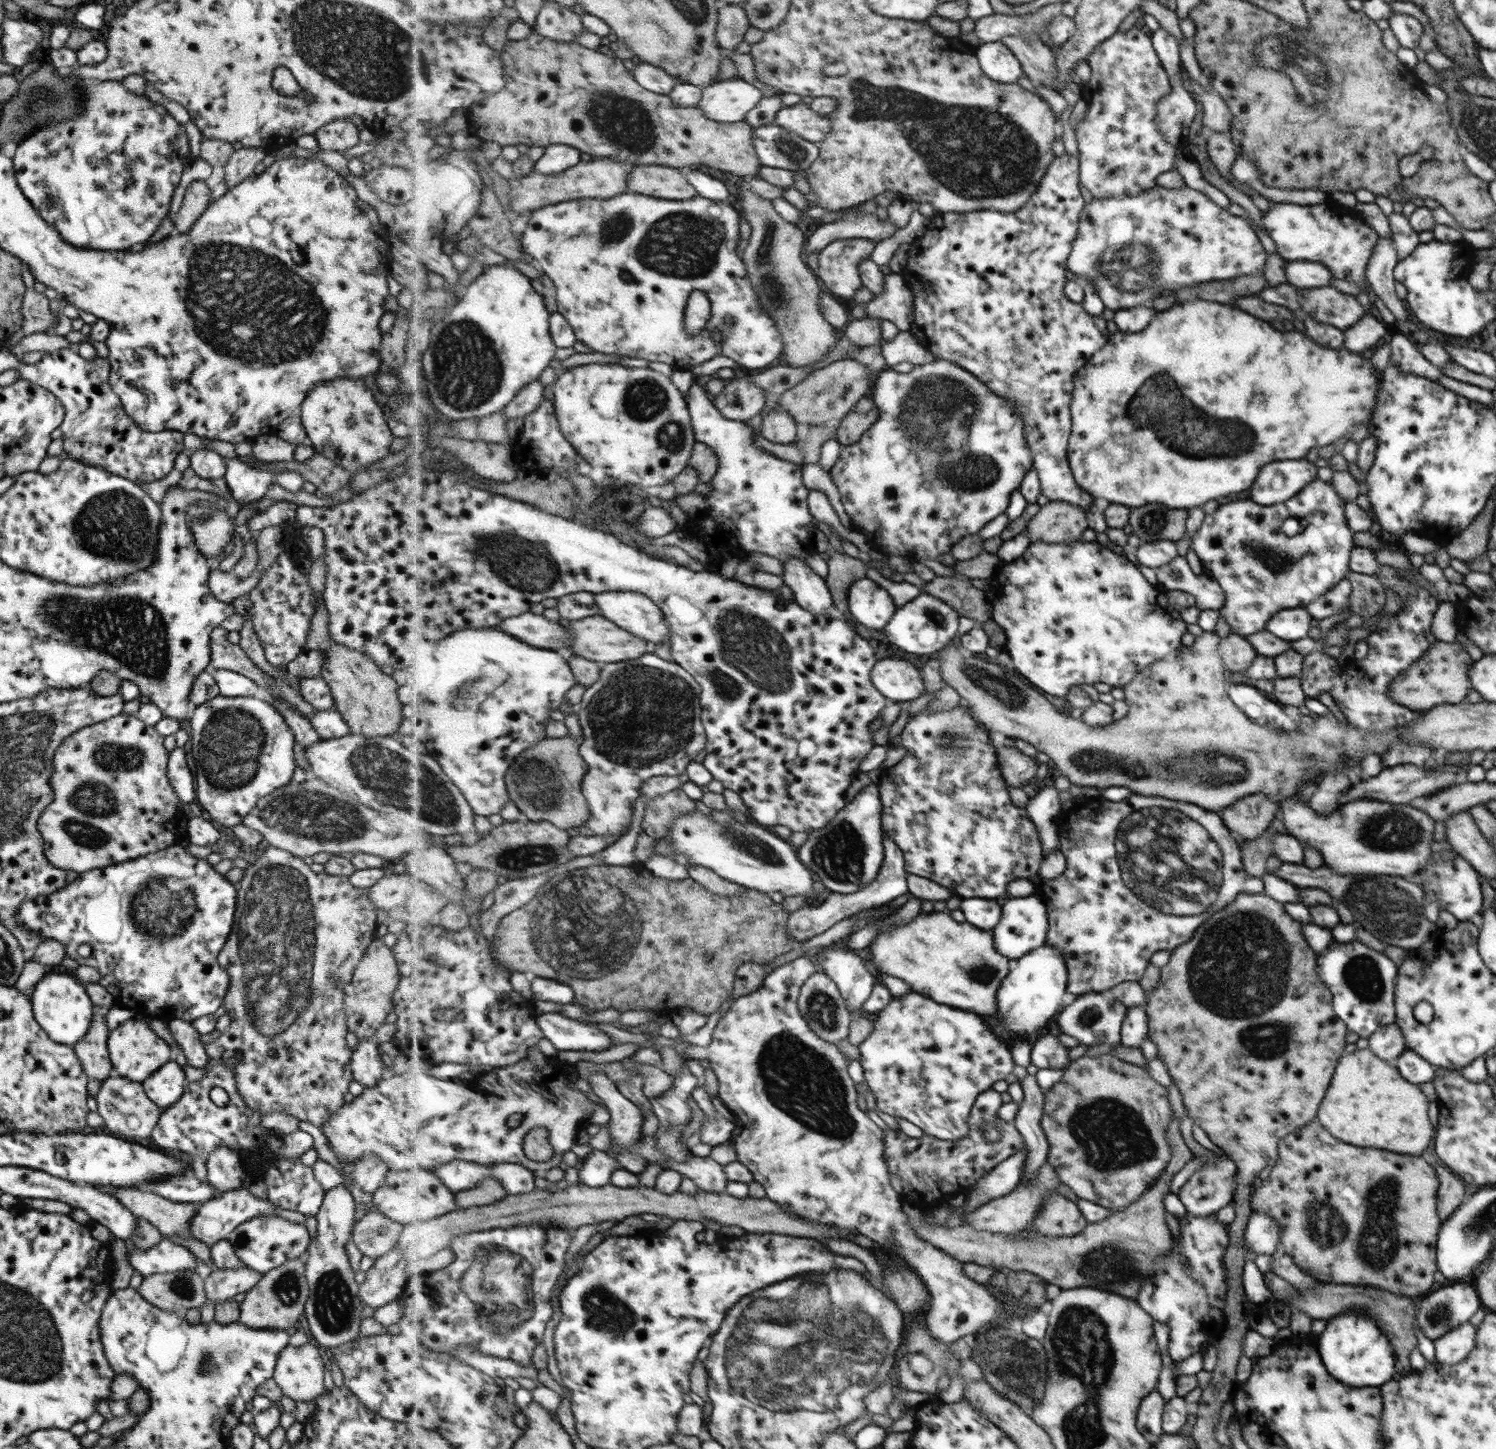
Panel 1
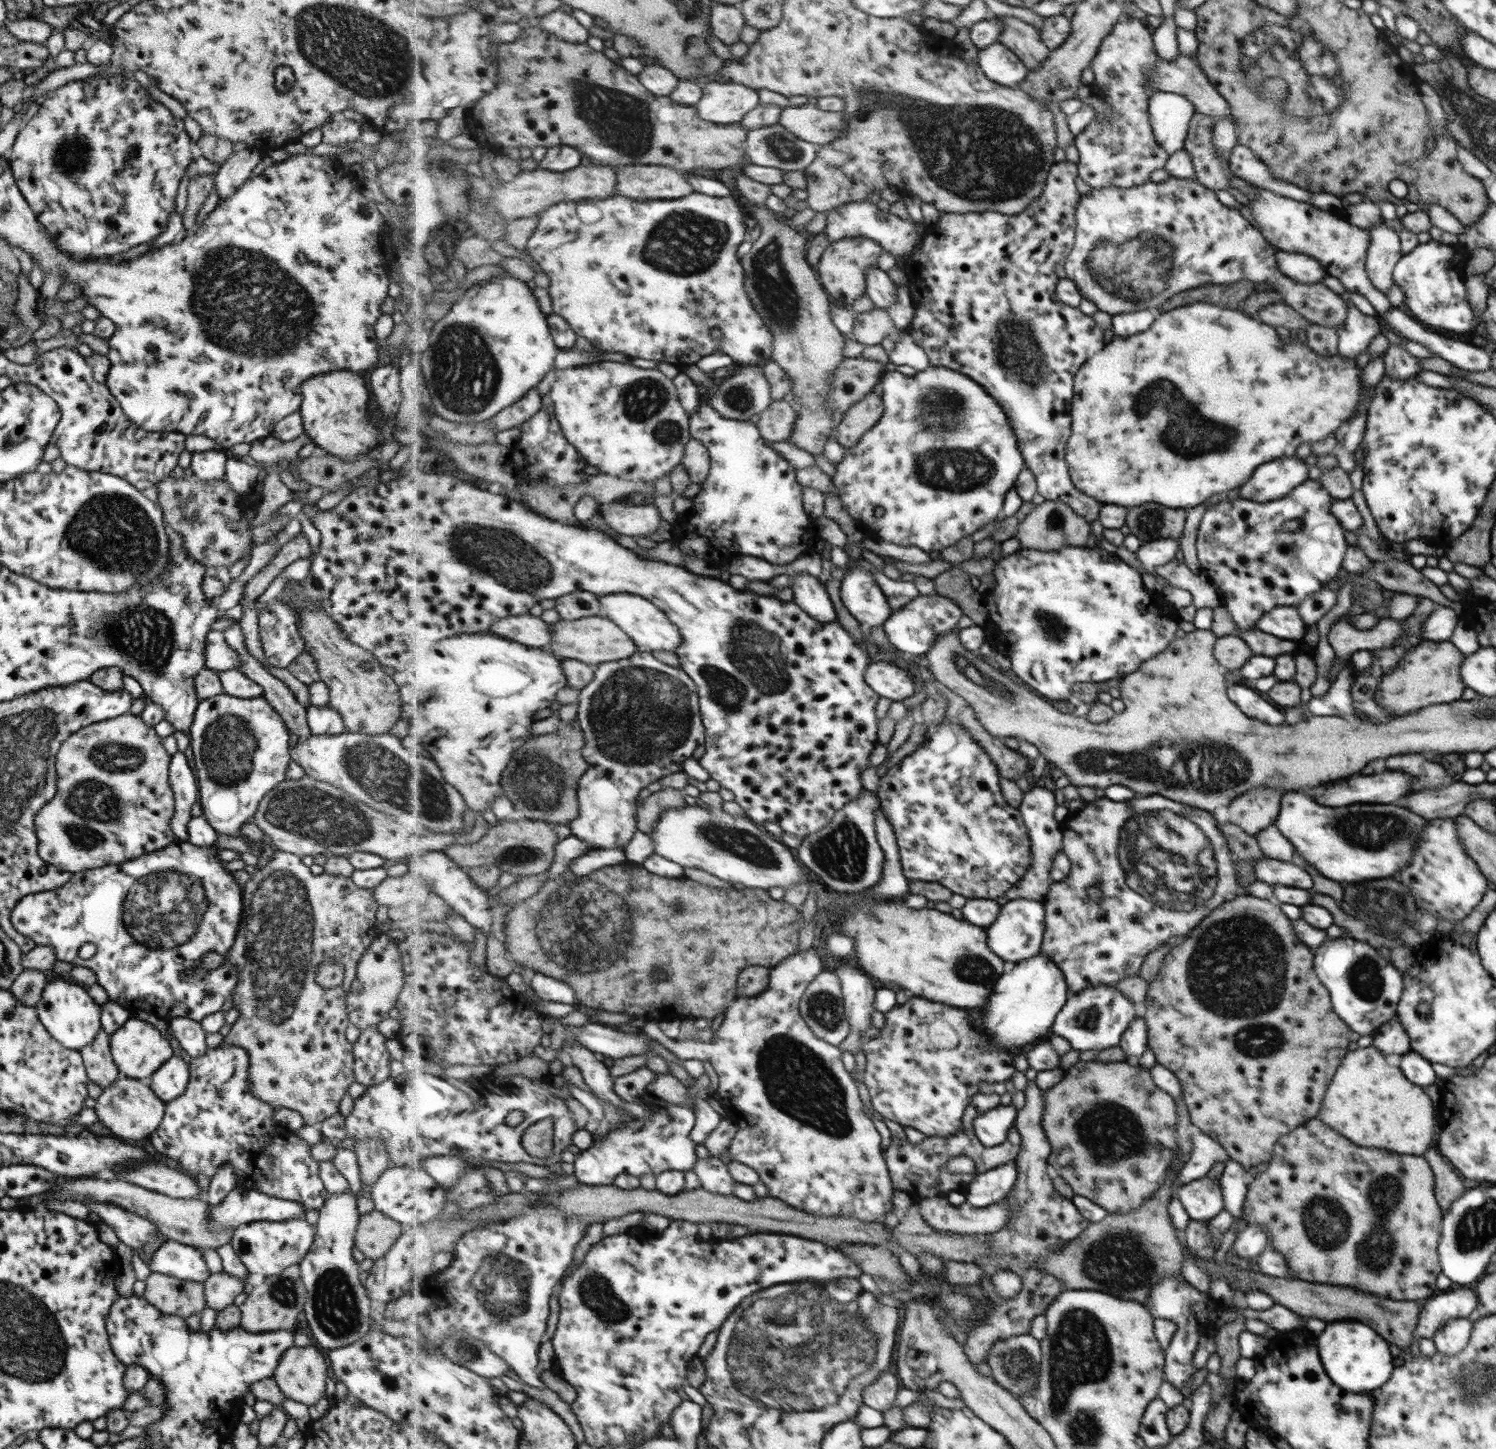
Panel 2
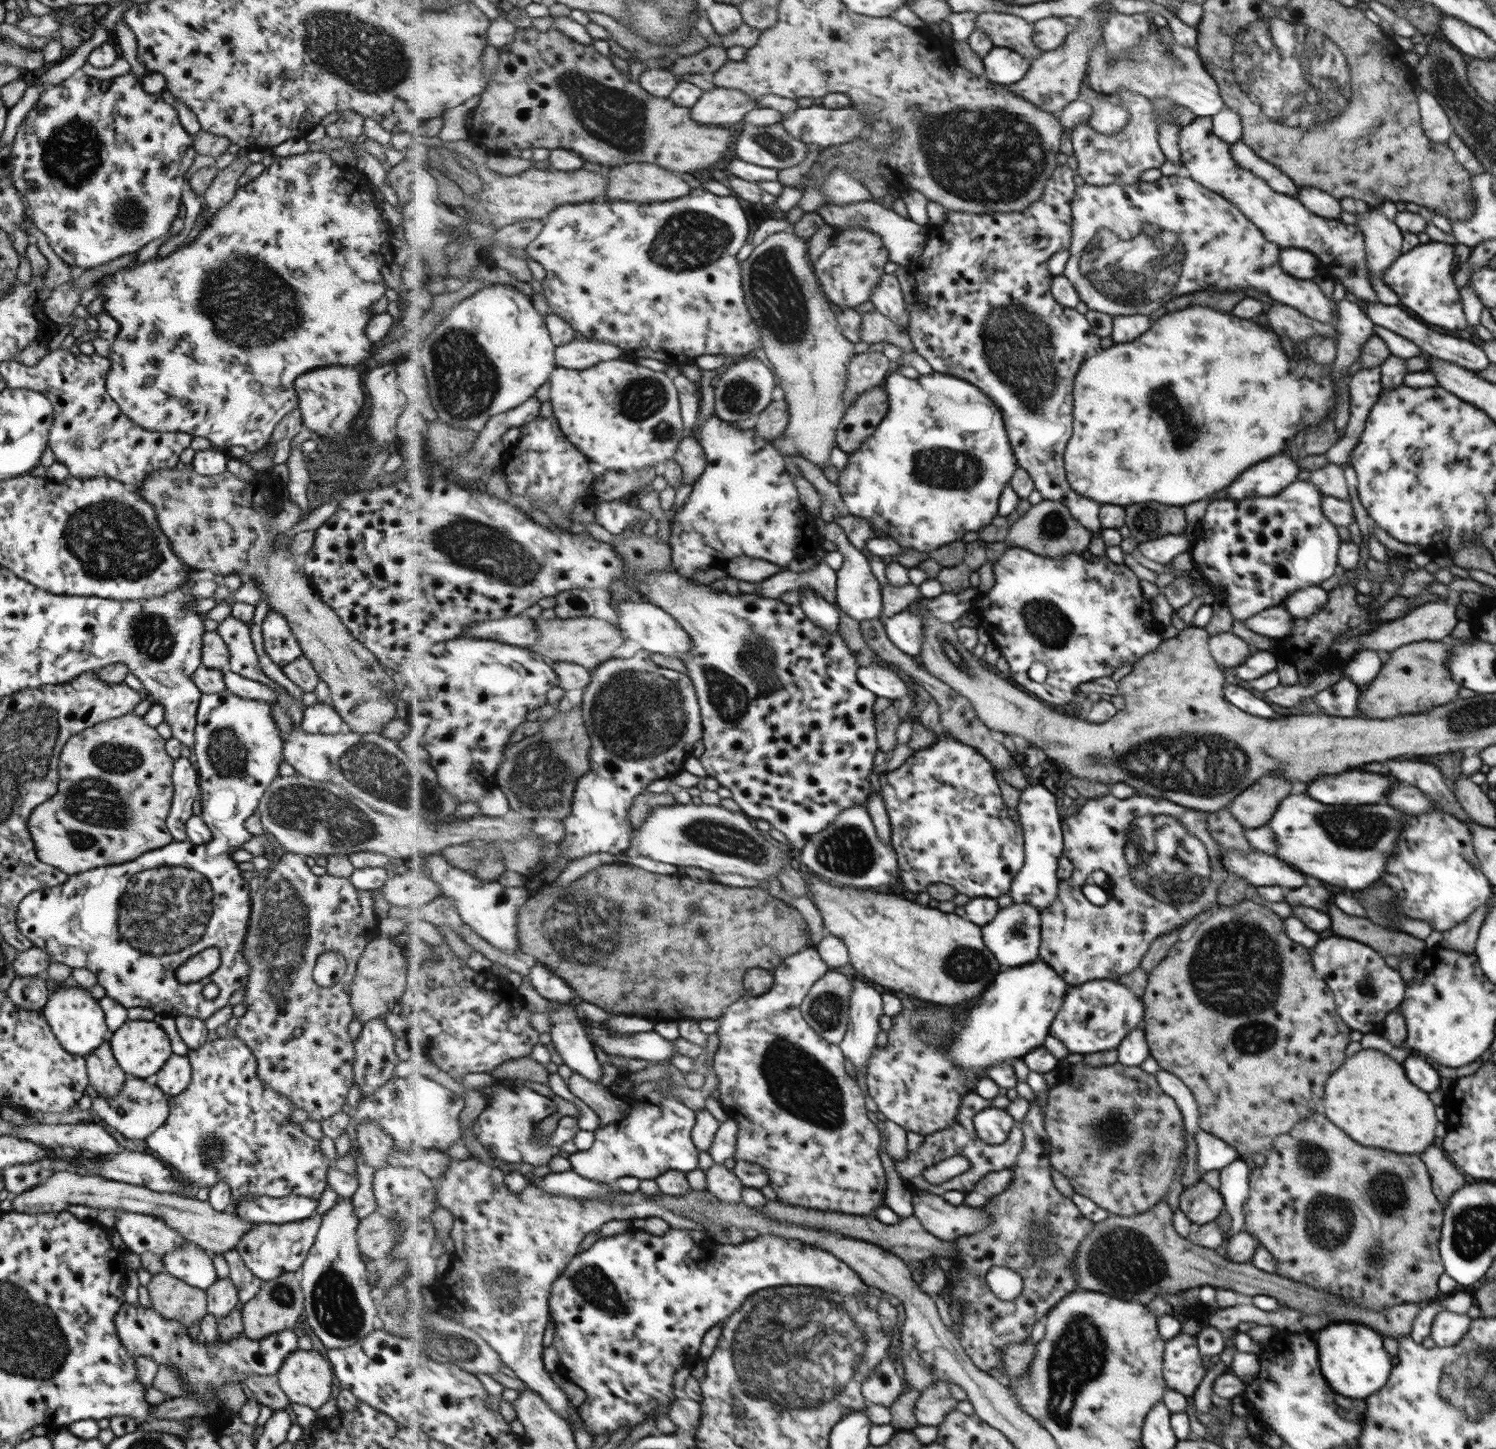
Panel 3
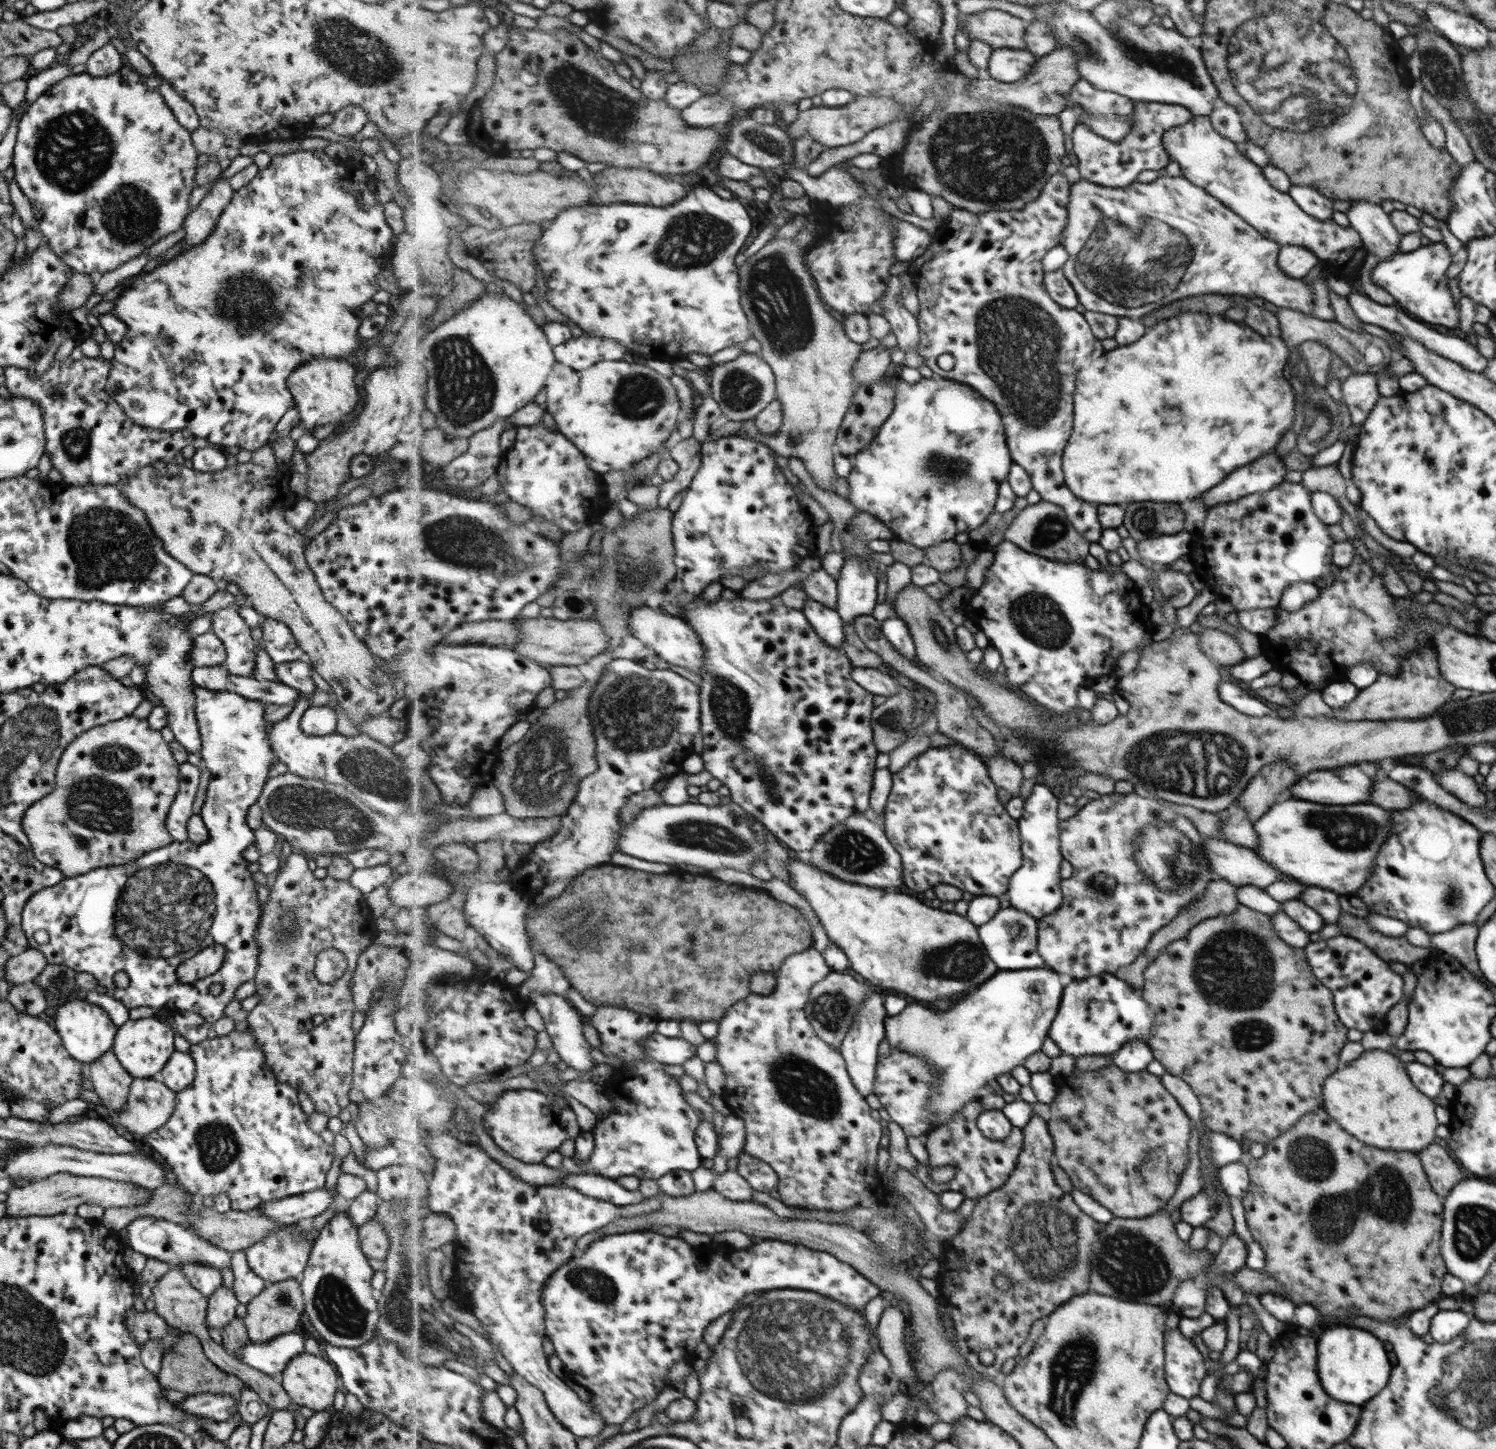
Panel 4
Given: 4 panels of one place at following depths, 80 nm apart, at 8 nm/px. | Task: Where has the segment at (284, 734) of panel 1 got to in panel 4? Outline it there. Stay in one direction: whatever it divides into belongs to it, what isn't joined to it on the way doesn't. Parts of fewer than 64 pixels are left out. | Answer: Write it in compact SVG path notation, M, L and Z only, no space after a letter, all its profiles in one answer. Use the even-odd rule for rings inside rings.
M195 686L193 698L194 717L201 741L198 752L201 769L209 772L205 798L198 814L208 830L208 839L201 844L193 844L190 840L172 840L170 844L146 852L123 866L101 867L82 875L63 877L61 882L38 890L27 900L20 912L20 927L29 948L39 950L49 964L63 965L75 973L91 974L99 985L106 988L107 996L122 1002L128 1009L148 1006L157 1011L162 1006L168 1010L192 1012L212 1024L223 1017L223 1009L234 999L235 989L252 980L257 966L258 944L254 934L261 905L257 900L255 882L246 869L248 862L241 853L254 844L246 814L249 807L256 804L275 759L267 738L269 723L263 719L264 704L246 700L229 691L214 692ZM37 930L47 934L48 942L35 942L33 934ZM215 943L225 948L224 959L217 972L187 984L175 979L176 966ZM115 972L127 974L128 987L115 987ZM219 983L222 986L219 994L209 994L209 986Z

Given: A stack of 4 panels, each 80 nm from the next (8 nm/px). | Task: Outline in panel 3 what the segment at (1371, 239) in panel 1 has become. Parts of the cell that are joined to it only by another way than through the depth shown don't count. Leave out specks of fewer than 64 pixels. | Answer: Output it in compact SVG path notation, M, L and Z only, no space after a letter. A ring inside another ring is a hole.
M1194 116L1181 127L1179 139L1179 158L1183 174L1197 181L1203 188L1219 193L1223 200L1234 205L1251 223L1262 231L1268 241L1282 249L1301 248L1310 252L1321 264L1331 264L1330 278L1341 283L1347 293L1361 301L1373 304L1377 296L1367 281L1365 273L1366 258L1363 258L1361 231L1351 224L1342 223L1339 218L1321 218L1307 212L1299 200L1275 192L1265 181L1253 173L1235 165L1231 157L1231 145L1223 142L1212 133L1210 116Z

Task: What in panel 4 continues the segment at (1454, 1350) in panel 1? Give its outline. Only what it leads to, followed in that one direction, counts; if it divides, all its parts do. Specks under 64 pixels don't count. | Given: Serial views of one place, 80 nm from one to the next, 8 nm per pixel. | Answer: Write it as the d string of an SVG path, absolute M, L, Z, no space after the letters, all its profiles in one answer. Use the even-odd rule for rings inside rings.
M1459 1309L1439 1310L1430 1320L1429 1332L1434 1342L1445 1344L1453 1340L1468 1325L1472 1316Z

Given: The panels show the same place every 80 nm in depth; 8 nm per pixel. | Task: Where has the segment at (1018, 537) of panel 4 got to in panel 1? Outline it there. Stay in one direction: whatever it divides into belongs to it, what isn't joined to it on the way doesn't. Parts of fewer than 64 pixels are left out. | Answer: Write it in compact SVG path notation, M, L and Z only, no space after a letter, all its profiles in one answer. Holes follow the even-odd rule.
M1051 501L1041 507L1026 530L1030 544L1072 543L1081 540L1081 532L1087 528L1082 508L1065 501Z

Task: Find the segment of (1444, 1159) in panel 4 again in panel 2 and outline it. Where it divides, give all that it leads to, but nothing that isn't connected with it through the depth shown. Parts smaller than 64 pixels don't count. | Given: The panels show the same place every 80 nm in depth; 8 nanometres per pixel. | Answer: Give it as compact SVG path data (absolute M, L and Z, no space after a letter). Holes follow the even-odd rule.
M1373 1045L1347 1052L1342 1064L1334 1072L1335 1080L1330 1080L1331 1088L1326 1088L1327 1100L1323 1100L1323 1112L1319 1112L1319 1116L1315 1118L1329 1125L1337 1133L1343 1132L1343 1136L1347 1136L1347 1140L1351 1140L1353 1144L1421 1156L1433 1140L1433 1106L1419 1086L1407 1082L1401 1070L1395 1066L1387 1066L1383 1058L1384 1055ZM1435 1150L1425 1152L1423 1156L1427 1156L1427 1162L1431 1164L1431 1173L1434 1174L1434 1194L1442 1211L1445 1212L1451 1206L1451 1202L1463 1194L1465 1190L1463 1180L1461 1176L1455 1174L1455 1170L1449 1164L1443 1162L1443 1158Z

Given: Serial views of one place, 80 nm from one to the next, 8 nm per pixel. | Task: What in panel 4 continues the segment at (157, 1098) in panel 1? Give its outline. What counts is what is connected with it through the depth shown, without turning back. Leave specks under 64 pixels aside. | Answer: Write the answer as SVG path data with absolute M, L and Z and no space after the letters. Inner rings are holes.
M173 1051L156 1077L173 1092L189 1086L194 1077L194 1062L187 1052Z

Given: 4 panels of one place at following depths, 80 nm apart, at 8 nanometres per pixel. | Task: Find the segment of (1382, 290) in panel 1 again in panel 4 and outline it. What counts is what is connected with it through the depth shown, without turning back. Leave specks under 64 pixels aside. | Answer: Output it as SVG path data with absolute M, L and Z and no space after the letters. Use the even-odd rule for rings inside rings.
M1369 201L1349 202L1349 209L1343 213L1348 224L1362 237L1367 254L1373 254L1377 260L1389 258L1398 252L1401 235L1394 229L1388 215L1379 205Z

